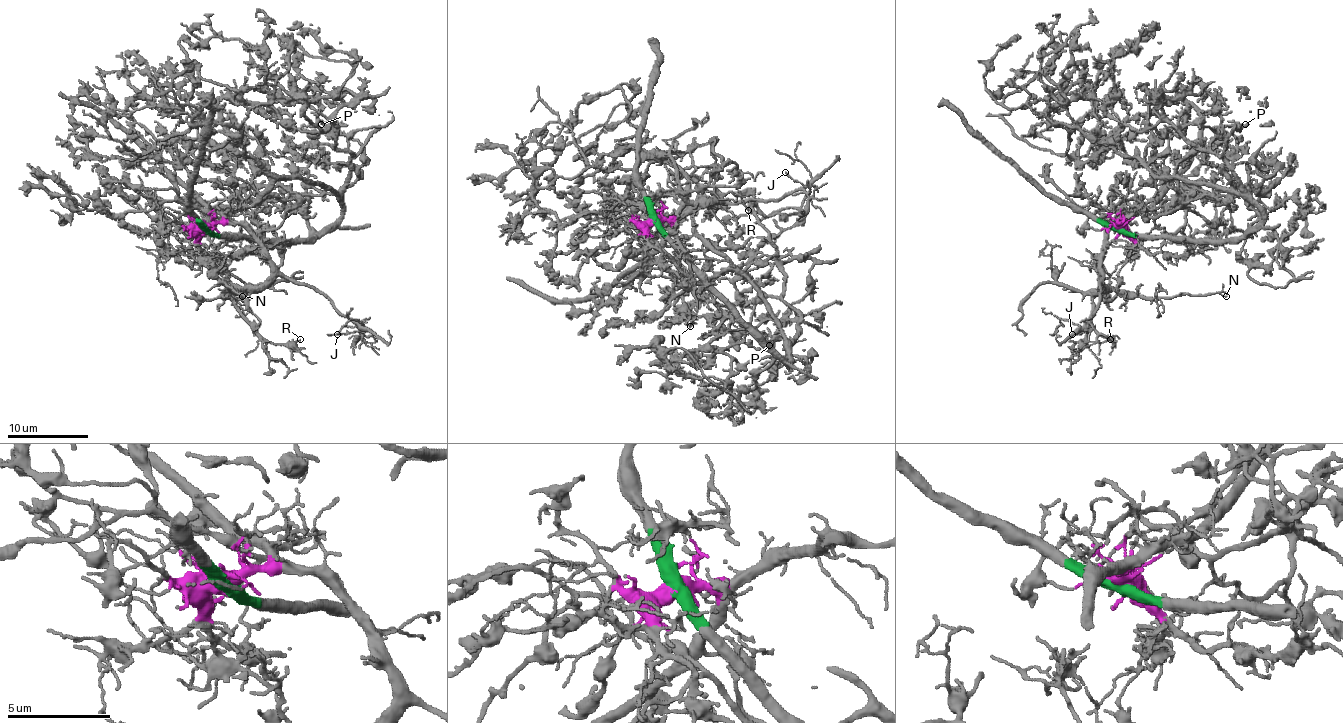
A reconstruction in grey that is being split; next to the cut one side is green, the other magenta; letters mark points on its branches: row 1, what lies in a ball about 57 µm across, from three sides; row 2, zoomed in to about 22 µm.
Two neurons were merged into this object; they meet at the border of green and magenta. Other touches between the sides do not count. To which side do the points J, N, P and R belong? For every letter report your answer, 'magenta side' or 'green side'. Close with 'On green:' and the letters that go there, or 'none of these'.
J: magenta side
N: magenta side
P: green side
R: magenta side
On green: P

